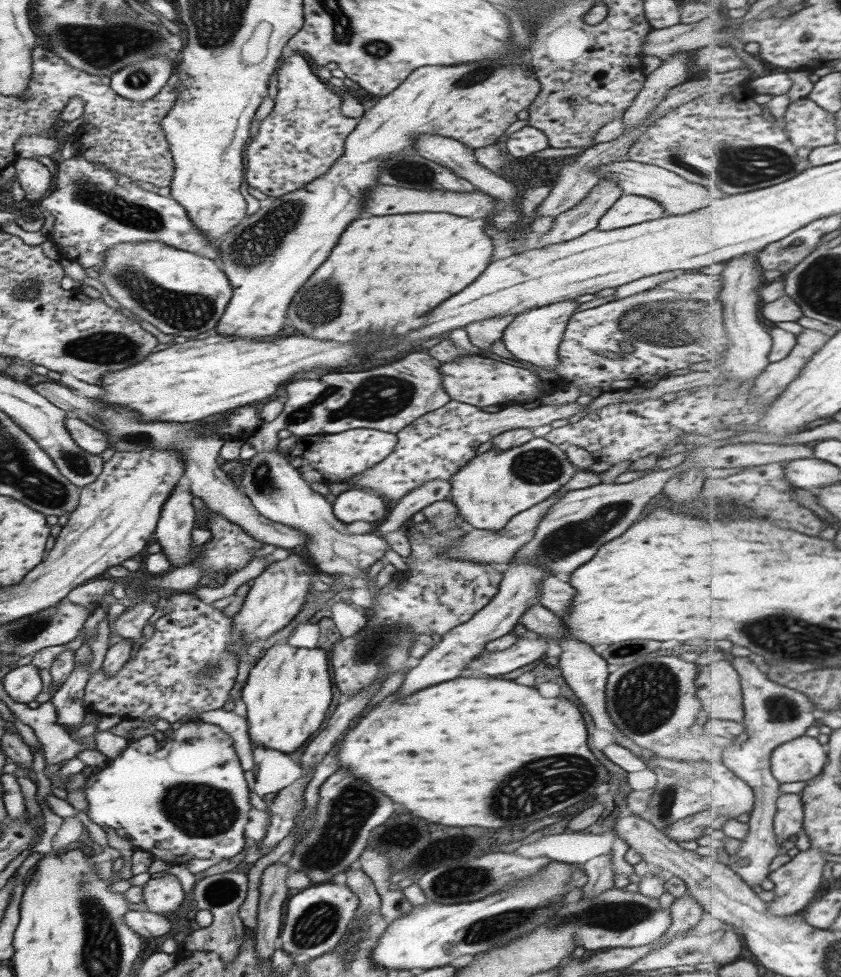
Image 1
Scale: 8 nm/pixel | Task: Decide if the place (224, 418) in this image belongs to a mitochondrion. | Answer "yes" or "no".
no

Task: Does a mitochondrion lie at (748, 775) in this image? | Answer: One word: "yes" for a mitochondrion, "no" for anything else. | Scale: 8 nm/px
no

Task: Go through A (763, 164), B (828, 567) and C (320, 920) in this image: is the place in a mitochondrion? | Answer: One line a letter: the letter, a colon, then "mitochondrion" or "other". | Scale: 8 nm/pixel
A: mitochondrion
B: other
C: mitochondrion

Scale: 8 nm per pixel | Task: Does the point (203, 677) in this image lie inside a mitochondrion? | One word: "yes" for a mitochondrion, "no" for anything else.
yes

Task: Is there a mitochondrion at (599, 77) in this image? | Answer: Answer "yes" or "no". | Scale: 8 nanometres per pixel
no

